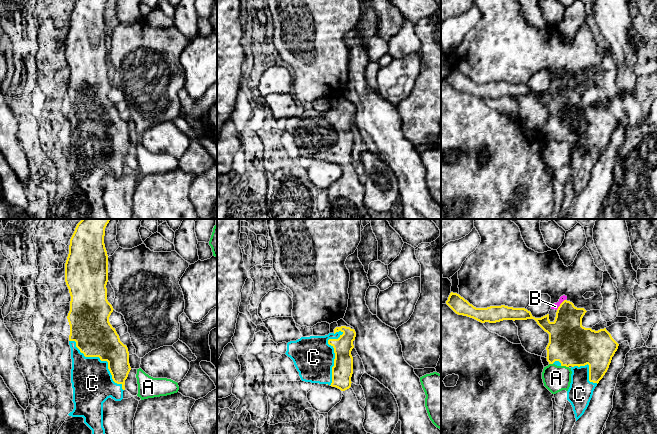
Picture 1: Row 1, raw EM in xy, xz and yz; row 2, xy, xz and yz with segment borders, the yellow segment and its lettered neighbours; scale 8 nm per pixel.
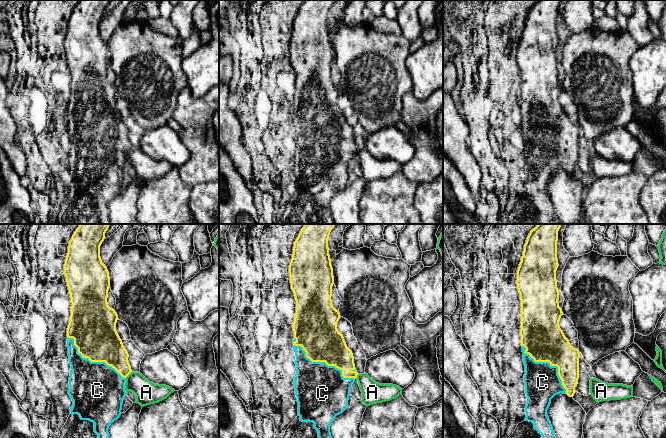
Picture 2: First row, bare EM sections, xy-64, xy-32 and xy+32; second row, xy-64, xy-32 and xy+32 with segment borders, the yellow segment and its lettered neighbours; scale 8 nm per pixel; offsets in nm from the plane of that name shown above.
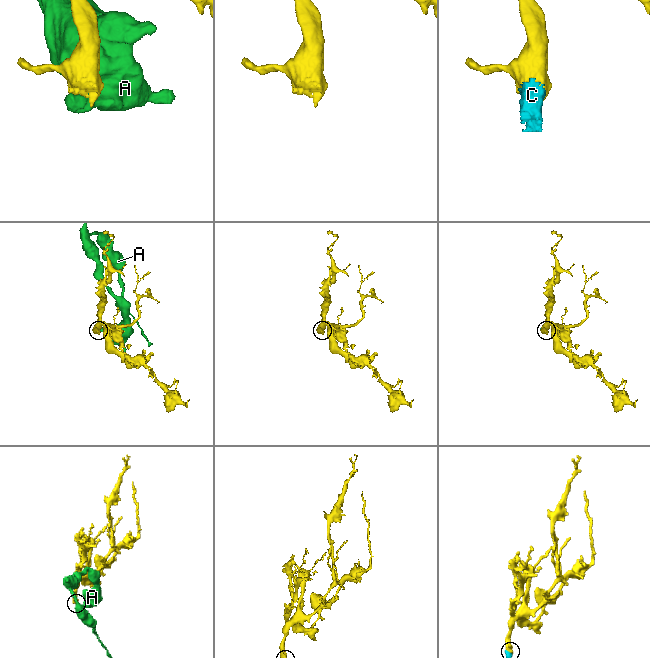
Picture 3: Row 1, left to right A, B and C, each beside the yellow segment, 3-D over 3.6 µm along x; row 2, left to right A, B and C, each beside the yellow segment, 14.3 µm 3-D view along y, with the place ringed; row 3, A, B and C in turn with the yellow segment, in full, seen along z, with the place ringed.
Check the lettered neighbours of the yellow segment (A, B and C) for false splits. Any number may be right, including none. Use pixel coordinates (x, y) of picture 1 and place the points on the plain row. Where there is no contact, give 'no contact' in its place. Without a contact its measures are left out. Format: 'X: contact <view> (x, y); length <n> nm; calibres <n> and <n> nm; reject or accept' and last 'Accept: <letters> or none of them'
A: contact yz (565, 141); length 70 nm; calibres 340 and 200 nm; reject
B: contact yz (560, 80); length 120 nm; calibres 280 and 50 nm; accept
C: contact xy (102, 136); length 600 nm; calibres 320 and 320 nm; accept
Accept: B, C

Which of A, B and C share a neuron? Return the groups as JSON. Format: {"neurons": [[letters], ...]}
{"neurons": [["A"], ["B", "C"]]}

